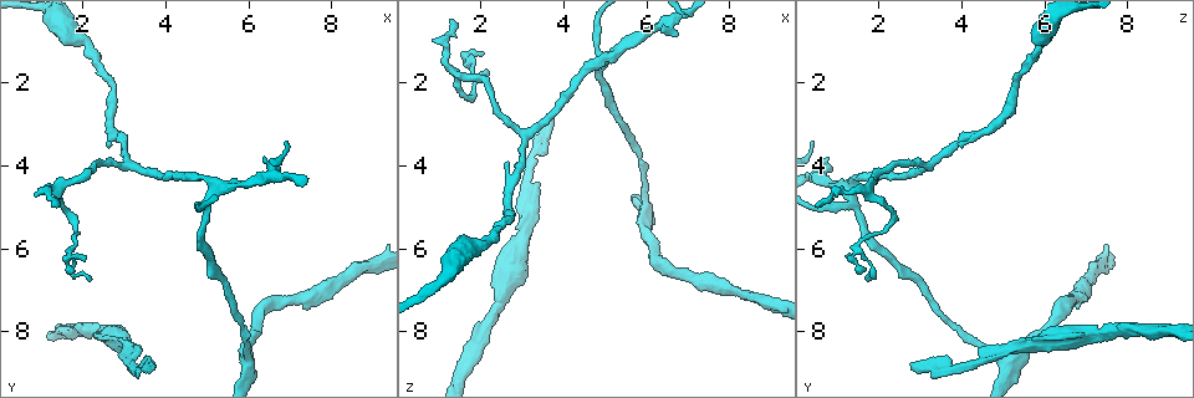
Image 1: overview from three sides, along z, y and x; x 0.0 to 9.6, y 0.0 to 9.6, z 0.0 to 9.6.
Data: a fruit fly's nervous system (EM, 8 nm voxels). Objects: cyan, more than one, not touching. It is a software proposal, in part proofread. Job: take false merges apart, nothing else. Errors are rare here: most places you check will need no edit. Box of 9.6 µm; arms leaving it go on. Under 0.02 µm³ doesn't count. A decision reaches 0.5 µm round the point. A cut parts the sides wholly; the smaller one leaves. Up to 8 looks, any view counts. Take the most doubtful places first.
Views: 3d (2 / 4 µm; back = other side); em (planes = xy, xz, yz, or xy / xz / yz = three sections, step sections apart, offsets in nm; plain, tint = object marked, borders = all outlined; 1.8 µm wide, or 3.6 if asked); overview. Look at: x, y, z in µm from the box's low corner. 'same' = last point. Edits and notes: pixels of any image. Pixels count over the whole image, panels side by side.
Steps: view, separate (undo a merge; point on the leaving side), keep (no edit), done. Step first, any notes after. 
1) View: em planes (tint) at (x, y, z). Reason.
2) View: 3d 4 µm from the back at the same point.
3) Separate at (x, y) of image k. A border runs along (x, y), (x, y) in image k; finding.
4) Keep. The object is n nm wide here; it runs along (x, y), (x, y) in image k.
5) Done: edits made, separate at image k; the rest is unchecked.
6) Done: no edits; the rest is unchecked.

View: 3d 4 µm at (5.15, 4.45, 1.40). Thin neck.

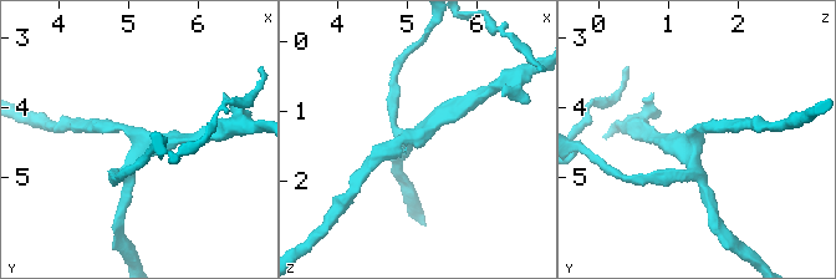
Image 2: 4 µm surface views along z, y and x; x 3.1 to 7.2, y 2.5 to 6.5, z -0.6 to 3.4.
View: em planes (tint) at (5.15, 4.45, 1.35). 4 arms meet here.

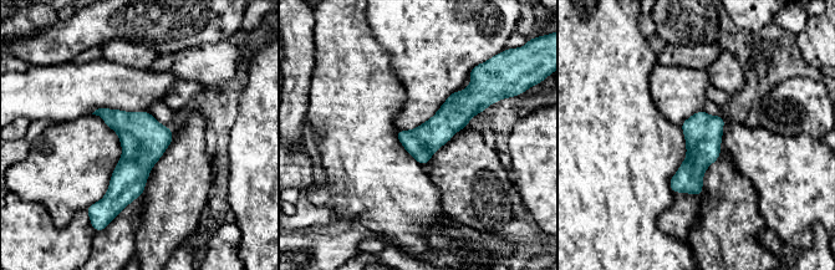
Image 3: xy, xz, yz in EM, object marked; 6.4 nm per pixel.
Keep. It runs along (482, 100), (431, 136), (400, 134) in image 3; continuous, no second neuron.

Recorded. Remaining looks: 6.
View: 3d 4 µm at (1.75, 5.95, 1.50). Sharp bend.

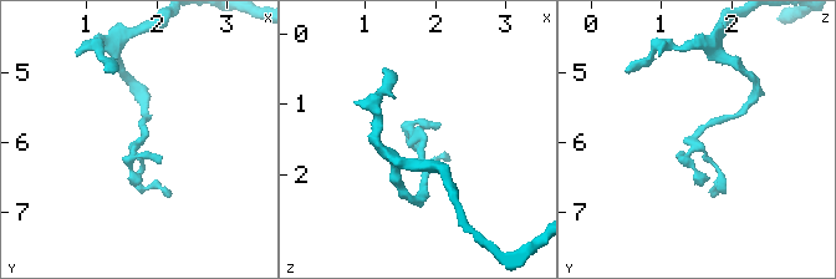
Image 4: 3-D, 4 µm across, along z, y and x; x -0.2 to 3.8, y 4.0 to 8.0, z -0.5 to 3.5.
View: em yz step 16 (tint) at (1.80, 5.95, 1.50).

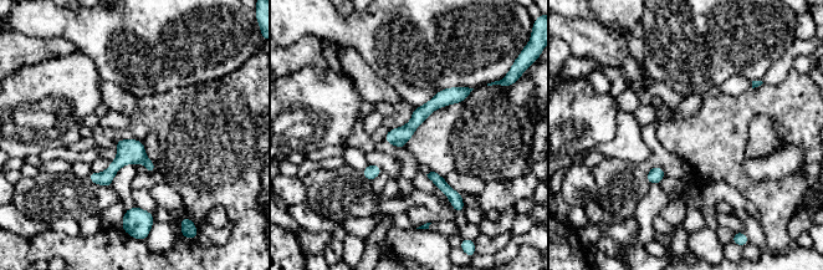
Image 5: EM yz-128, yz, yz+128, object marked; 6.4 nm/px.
Keep. It runs along (466, 91), (439, 100), (388, 138) in image 5; all the same neuron.

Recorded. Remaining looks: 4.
View: em 3.6 µm yz step 4 (tint) at (2.60, 8.10, 6.90). Thick turns thin.

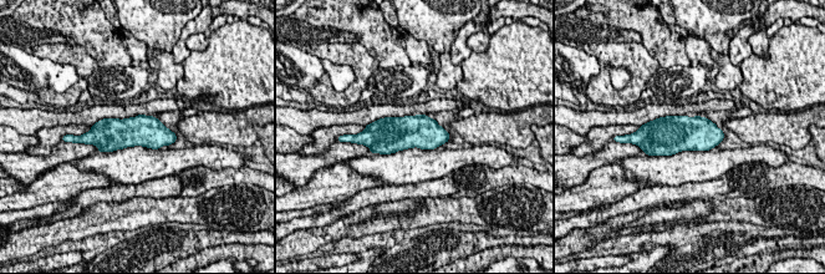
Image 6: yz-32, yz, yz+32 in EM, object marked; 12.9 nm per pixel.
View: em 3.6 µm planes (tint) at the same point.

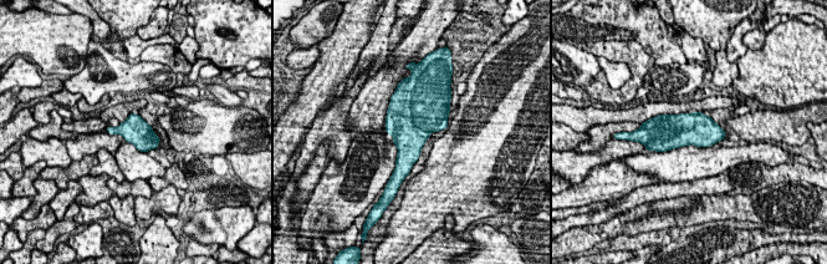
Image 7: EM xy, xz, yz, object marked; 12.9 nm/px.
Keep. Continuous, no second neuron.

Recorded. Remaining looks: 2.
Done: no edits; the rest is unchecked.

